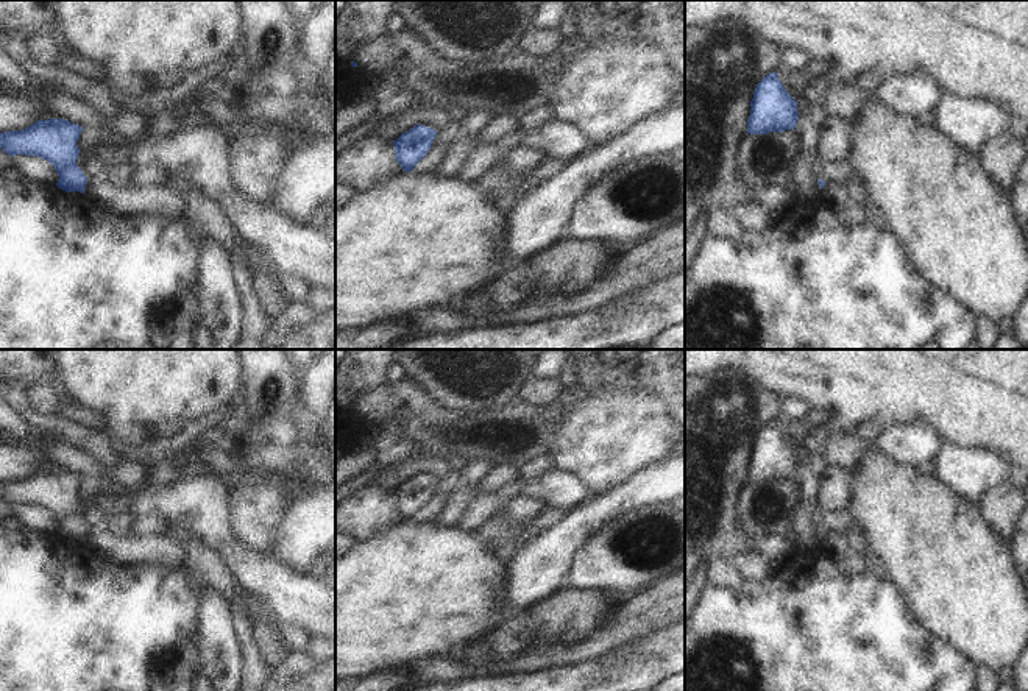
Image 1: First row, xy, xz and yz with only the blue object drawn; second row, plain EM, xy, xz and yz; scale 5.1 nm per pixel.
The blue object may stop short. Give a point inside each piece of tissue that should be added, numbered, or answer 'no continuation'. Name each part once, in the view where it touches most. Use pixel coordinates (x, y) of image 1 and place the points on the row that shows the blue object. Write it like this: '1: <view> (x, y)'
no continuation

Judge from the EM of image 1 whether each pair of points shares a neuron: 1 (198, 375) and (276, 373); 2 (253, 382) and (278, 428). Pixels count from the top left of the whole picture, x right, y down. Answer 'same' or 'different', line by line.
1: different
2: same

